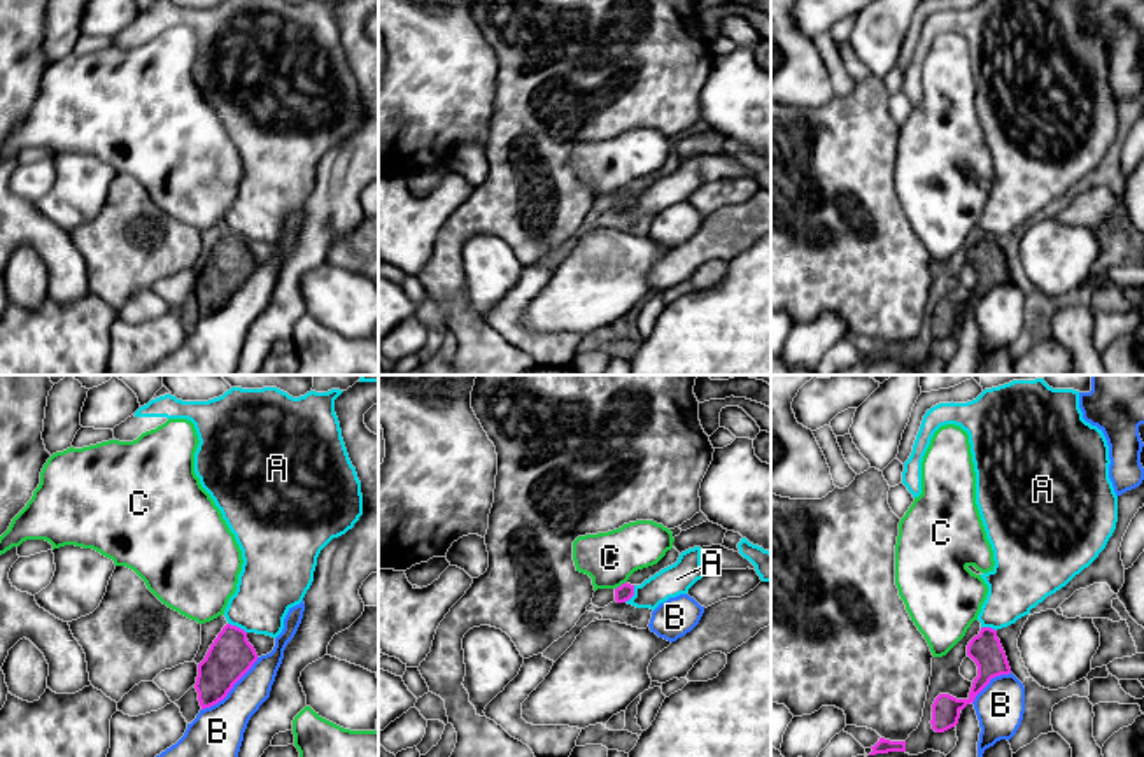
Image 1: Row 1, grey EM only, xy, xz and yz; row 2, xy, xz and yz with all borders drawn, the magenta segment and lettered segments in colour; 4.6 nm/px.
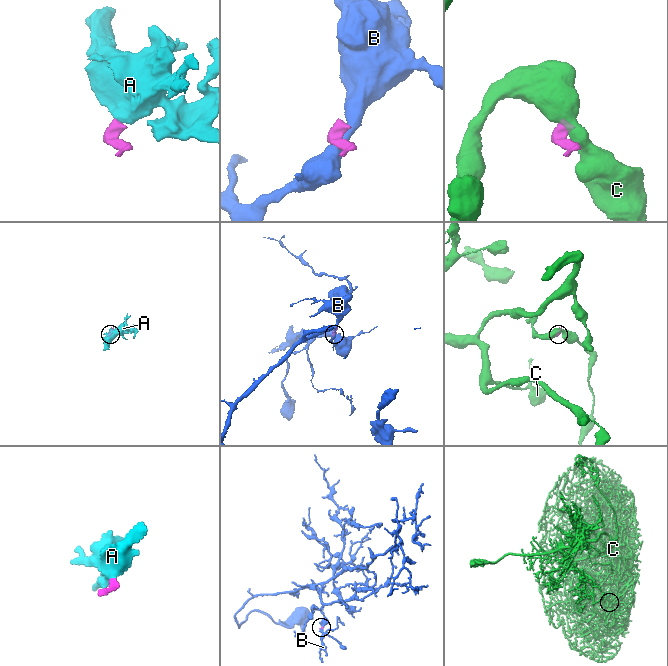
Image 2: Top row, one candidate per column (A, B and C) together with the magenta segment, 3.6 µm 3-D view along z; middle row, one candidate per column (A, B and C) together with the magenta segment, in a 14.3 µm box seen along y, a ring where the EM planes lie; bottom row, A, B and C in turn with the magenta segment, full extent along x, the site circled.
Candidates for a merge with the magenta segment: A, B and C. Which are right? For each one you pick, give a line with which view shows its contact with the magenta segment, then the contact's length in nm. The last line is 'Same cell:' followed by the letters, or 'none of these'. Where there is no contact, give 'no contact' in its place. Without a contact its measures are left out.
Same cell: none of these

